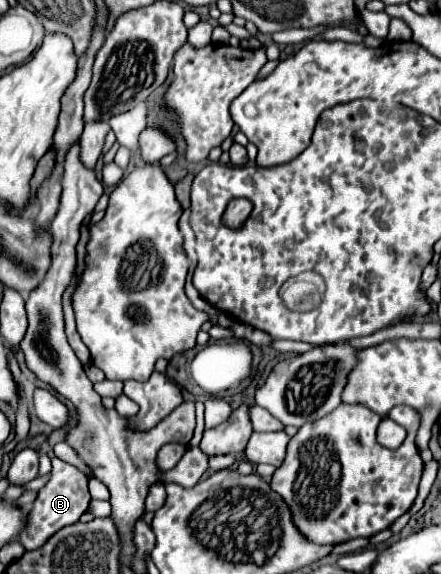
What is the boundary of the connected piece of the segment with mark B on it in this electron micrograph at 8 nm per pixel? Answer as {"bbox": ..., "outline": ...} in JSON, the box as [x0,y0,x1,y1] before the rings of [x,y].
{"bbox":[19,458,91,552],"outline":[[[53,458],[51,478],[39,490],[39,494],[35,498],[35,504],[33,504],[33,510],[27,516],[27,524],[19,534],[19,542],[23,544],[23,548],[27,552],[35,550],[35,548],[41,548],[47,542],[47,538],[51,538],[57,530],[79,522],[79,518],[89,508],[89,500],[91,500],[91,496],[89,496],[89,490],[87,490],[87,476],[81,470],[77,470],[75,466],[71,466],[71,464],[67,464],[59,458]]]}

